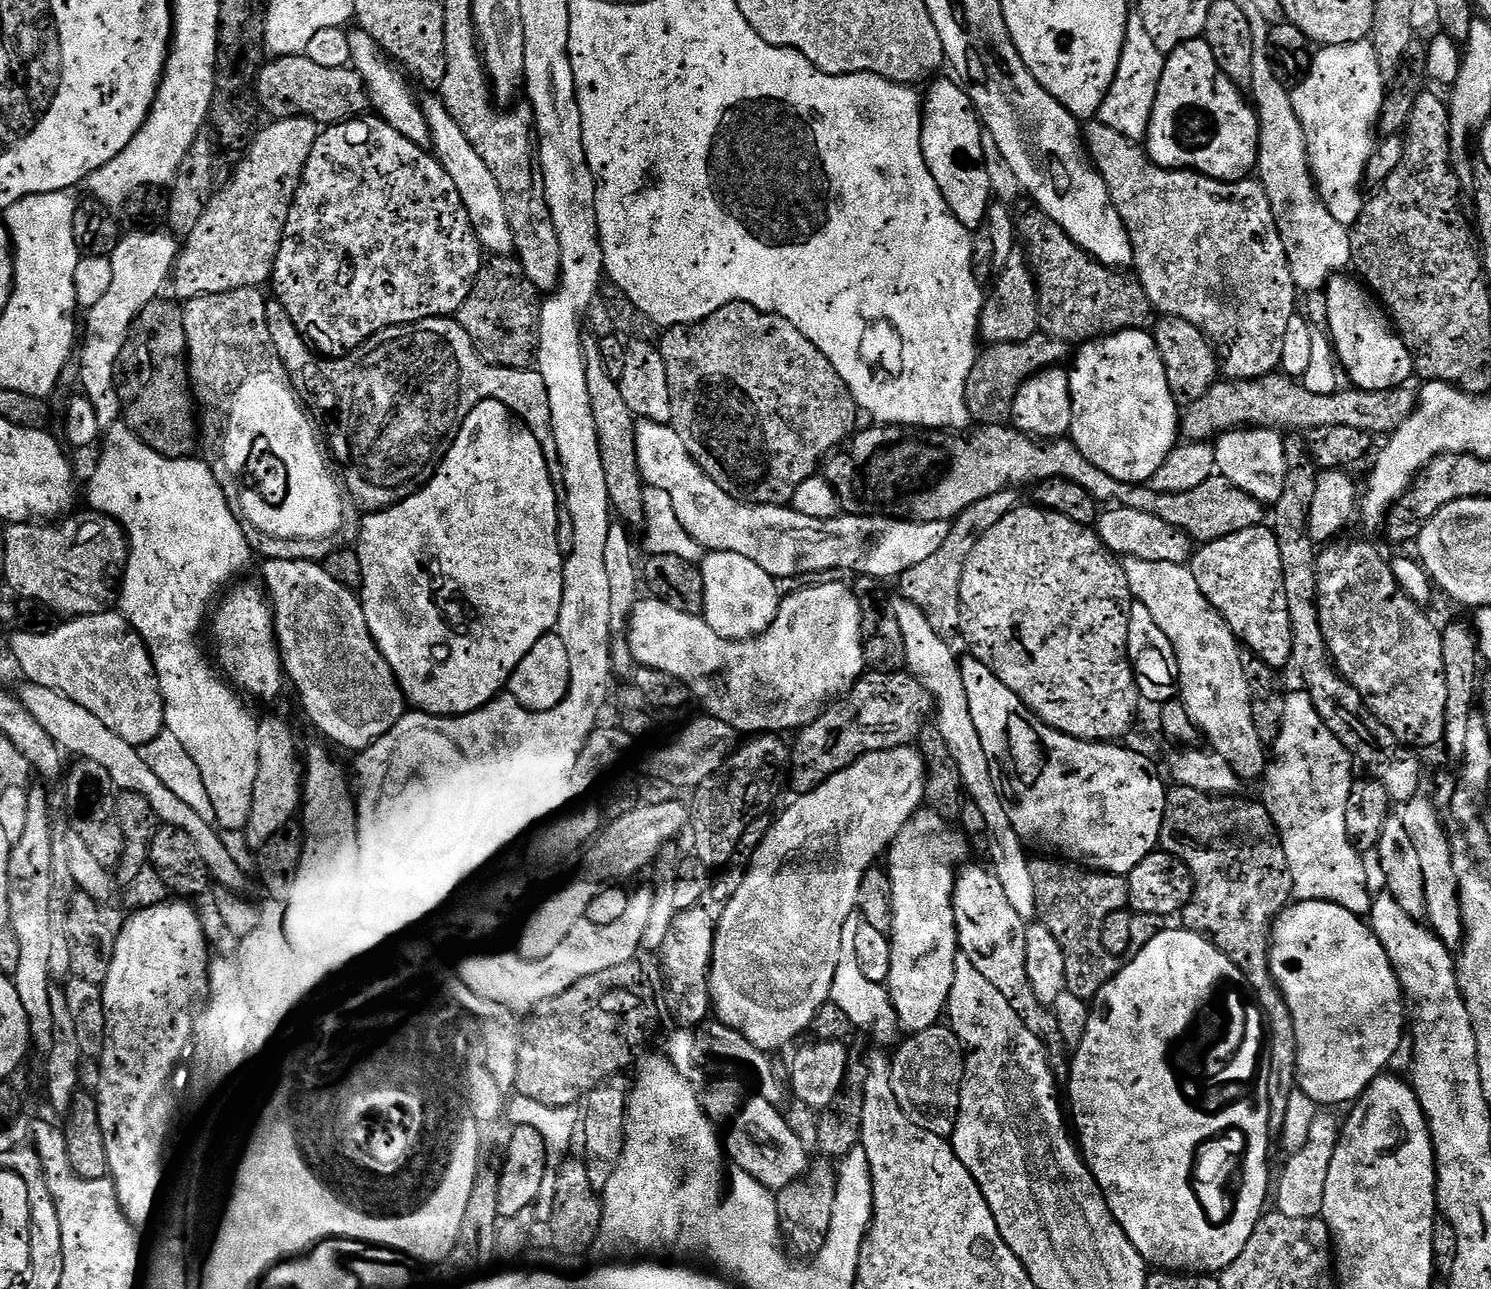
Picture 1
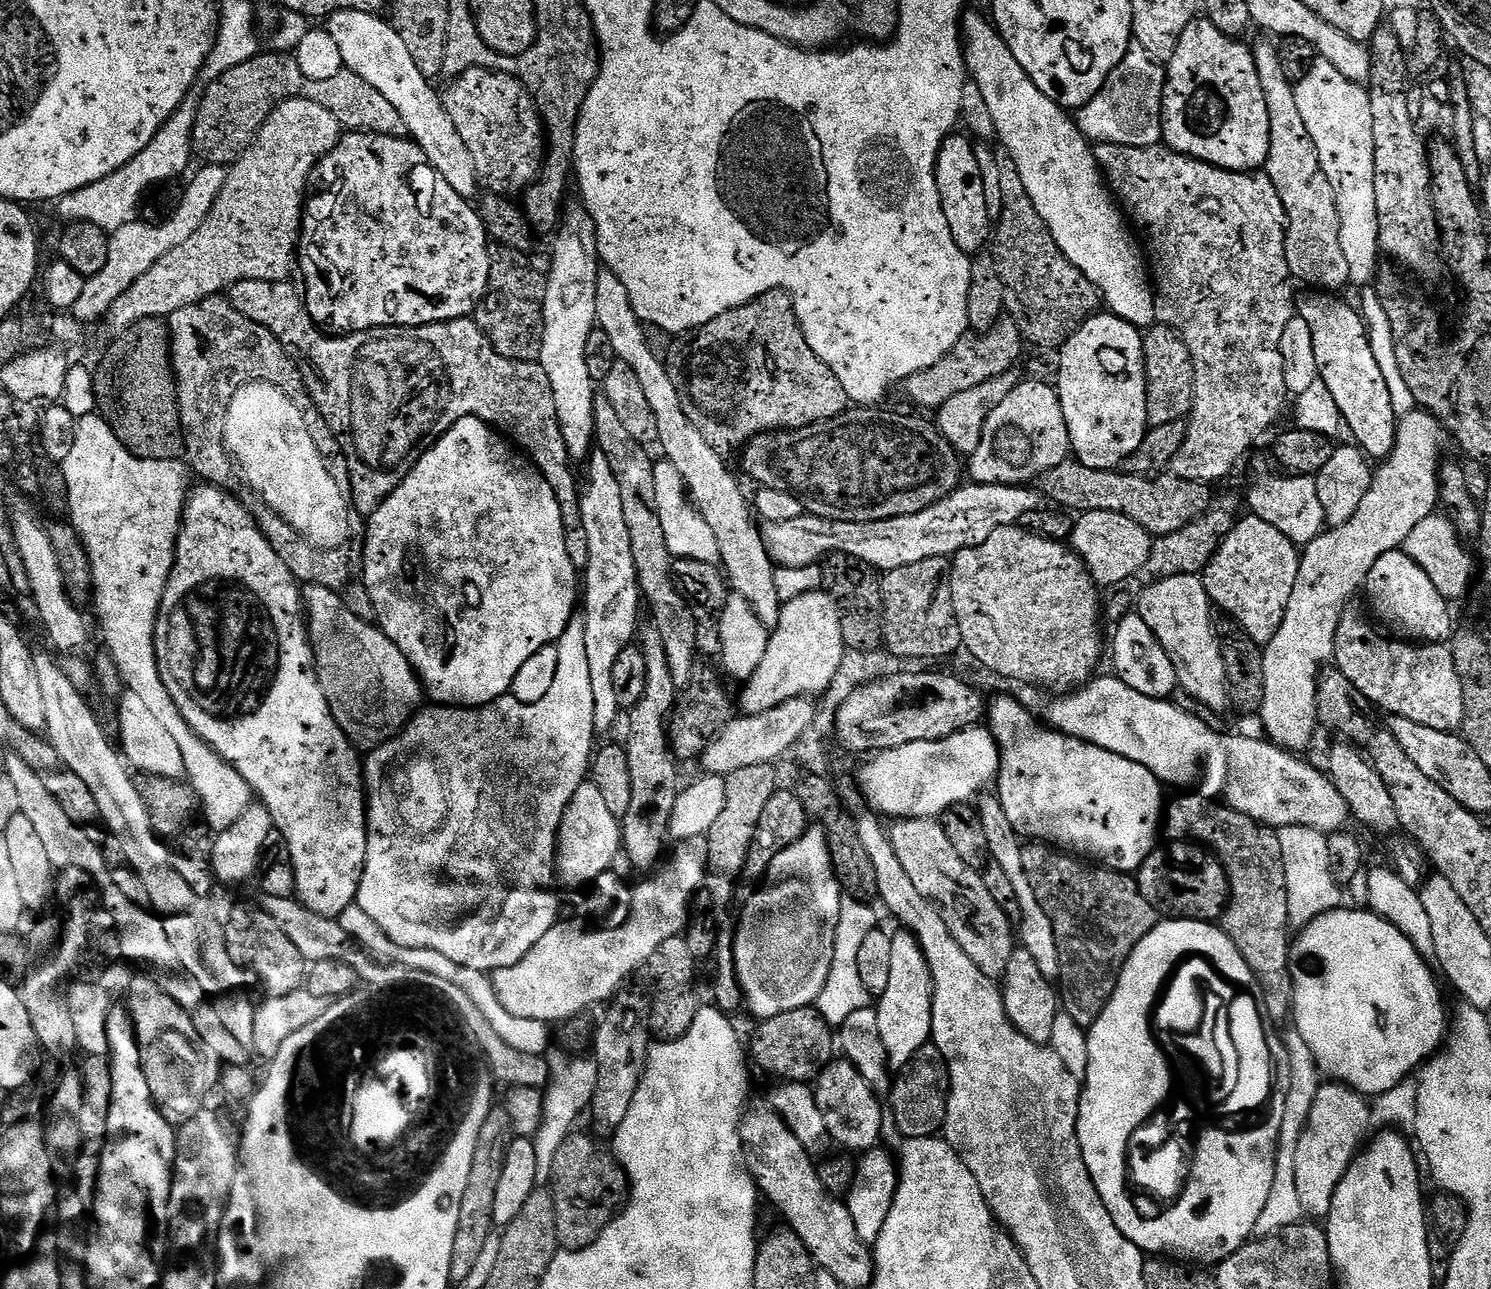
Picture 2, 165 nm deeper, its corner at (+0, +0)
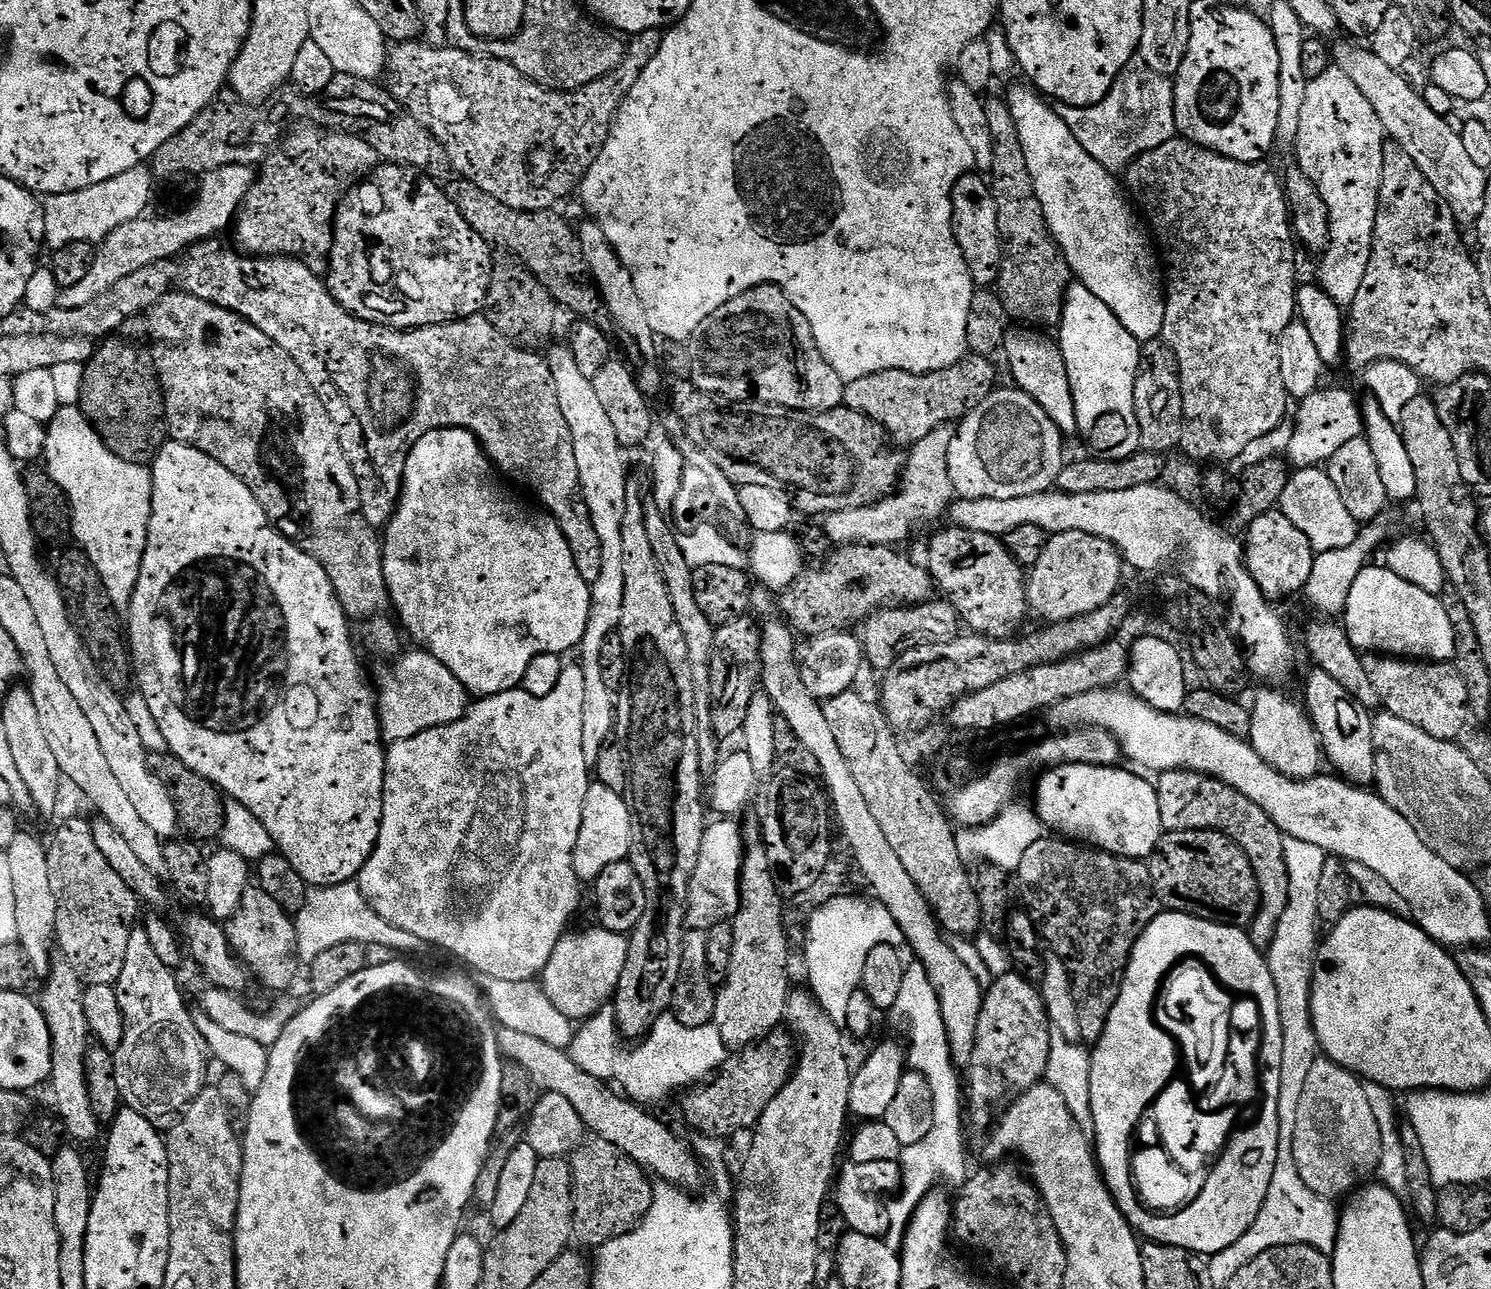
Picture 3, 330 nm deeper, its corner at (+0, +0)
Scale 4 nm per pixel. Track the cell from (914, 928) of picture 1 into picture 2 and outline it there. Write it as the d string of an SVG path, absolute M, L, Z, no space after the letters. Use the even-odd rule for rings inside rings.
M900 930L892 936L890 946L890 983L886 990L878 997L875 1005L878 1014L878 1031L882 1034L882 1046L886 1046L889 1069L899 1070L908 1065L910 1058L924 1044L929 1043L932 1035L932 975L930 966L924 957L911 932Z

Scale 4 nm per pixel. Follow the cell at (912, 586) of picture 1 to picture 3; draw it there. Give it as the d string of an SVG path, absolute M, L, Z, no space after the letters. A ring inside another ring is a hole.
M933 598L915 606L889 606L872 613L863 621L862 643L864 658L869 665L886 670L902 654L918 646L930 646L938 642L950 642L961 635L962 621L956 607L947 599Z

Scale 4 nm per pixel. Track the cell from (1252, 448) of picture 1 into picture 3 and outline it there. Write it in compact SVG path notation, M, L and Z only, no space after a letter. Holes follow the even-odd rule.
M1323 467L1301 468L1293 471L1288 477L1286 490L1282 490L1278 508L1286 514L1286 518L1290 518L1290 522L1294 522L1294 526L1298 526L1298 530L1302 530L1302 534L1306 534L1306 538L1310 538L1313 553L1342 550L1342 546L1350 546L1350 542L1354 542L1358 521L1354 518L1354 514L1350 514L1350 510L1346 510L1346 502L1342 502L1342 494L1338 494L1334 482Z

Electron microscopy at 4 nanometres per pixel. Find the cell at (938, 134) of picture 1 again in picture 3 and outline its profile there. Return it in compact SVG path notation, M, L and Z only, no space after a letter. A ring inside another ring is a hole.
M969 174L958 178L958 182L952 191L952 229L956 235L958 246L964 255L964 265L966 265L972 275L973 285L980 290L995 285L1000 279L1000 263L1004 260L1004 245L1000 243L998 206L994 202L994 194L989 181L983 175Z

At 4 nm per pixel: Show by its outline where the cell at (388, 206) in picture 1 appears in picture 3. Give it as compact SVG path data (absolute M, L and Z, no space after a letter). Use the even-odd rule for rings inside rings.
M384 162L371 176L349 188L336 210L326 283L329 294L351 316L371 324L383 324L386 328L411 330L477 315L488 296L493 259L493 249L472 229L470 222L458 214L458 206L450 202L447 191L437 181L421 178L415 168ZM368 236L388 247L396 267L396 284L376 284L368 261Z

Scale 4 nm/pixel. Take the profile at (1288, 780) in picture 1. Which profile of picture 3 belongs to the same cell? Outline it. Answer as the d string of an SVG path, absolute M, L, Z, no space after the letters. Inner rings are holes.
M1285 836L1284 838L1284 861L1286 870L1290 874L1290 898L1286 902L1286 910L1282 913L1282 918L1278 922L1278 930L1274 930L1274 938L1270 946L1266 949L1266 959L1270 978L1274 978L1274 990L1282 992L1282 1010L1284 1016L1304 1016L1304 998L1306 992L1312 992L1312 968L1316 964L1316 950L1318 947L1318 936L1316 940L1316 924L1321 923L1318 914L1318 886L1322 886L1322 866L1326 859L1326 853L1318 846L1313 846L1311 842L1302 842L1299 838Z

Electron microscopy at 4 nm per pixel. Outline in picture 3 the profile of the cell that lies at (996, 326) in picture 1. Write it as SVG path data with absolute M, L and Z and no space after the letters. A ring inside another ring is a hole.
M965 355L954 366L937 372L907 372L906 370L882 370L878 374L866 374L866 378L849 380L844 385L843 407L862 413L884 429L887 439L893 445L911 446L917 444L926 434L959 422L970 414L997 387L996 368L987 356Z

